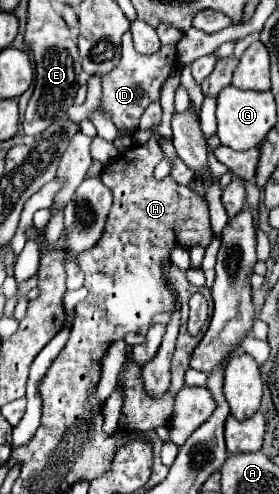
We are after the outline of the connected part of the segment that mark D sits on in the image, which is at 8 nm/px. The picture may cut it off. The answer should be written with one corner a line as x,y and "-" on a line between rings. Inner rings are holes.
162,45
152,55
140,55
134,47
124,49
124,63
118,63
110,73
102,75
100,109
114,121
118,131
132,131
146,107
160,99
160,89
176,65
176,45

